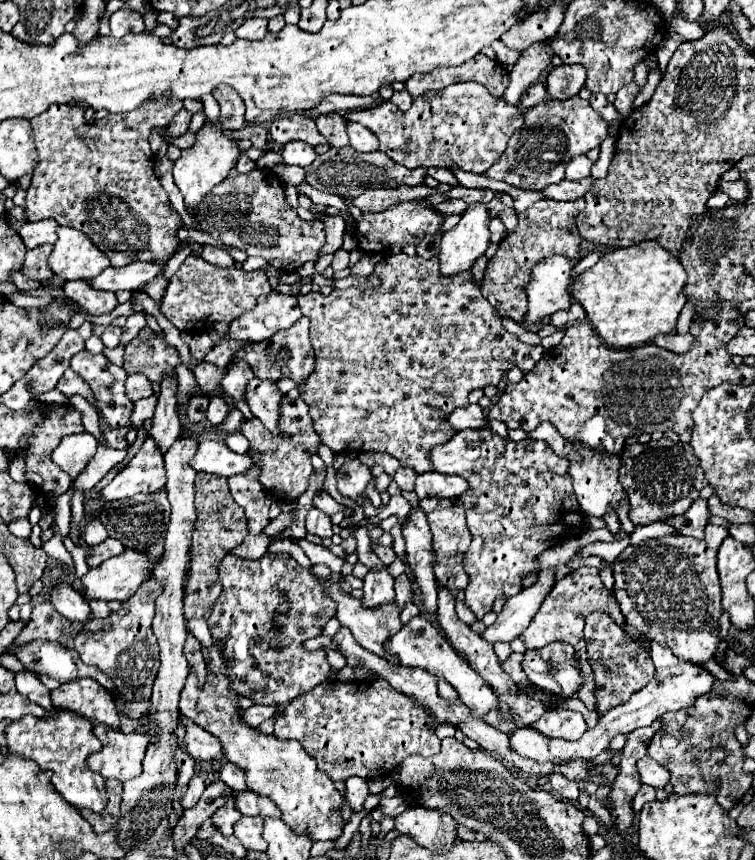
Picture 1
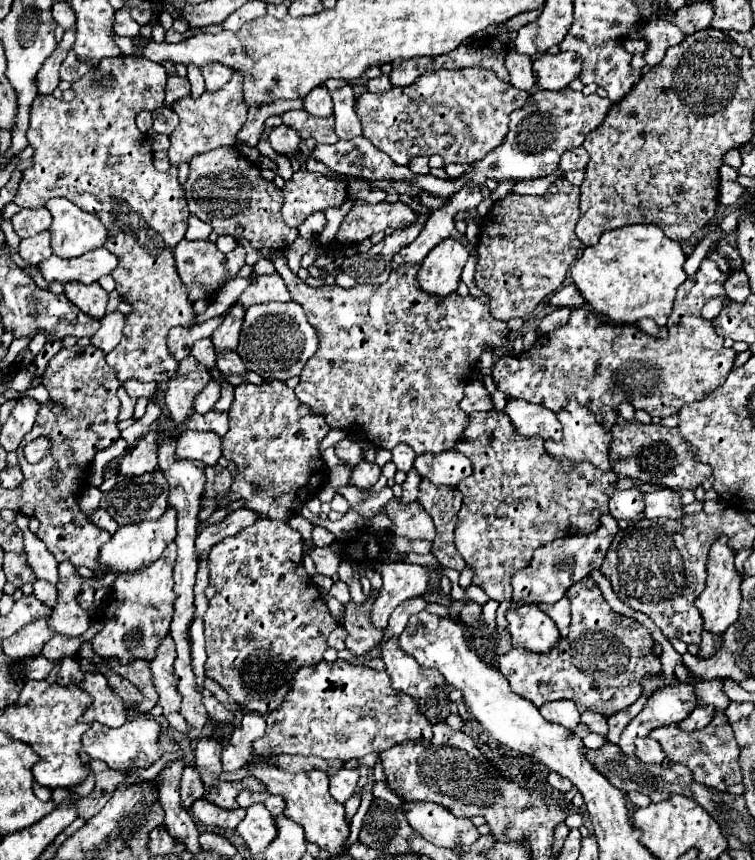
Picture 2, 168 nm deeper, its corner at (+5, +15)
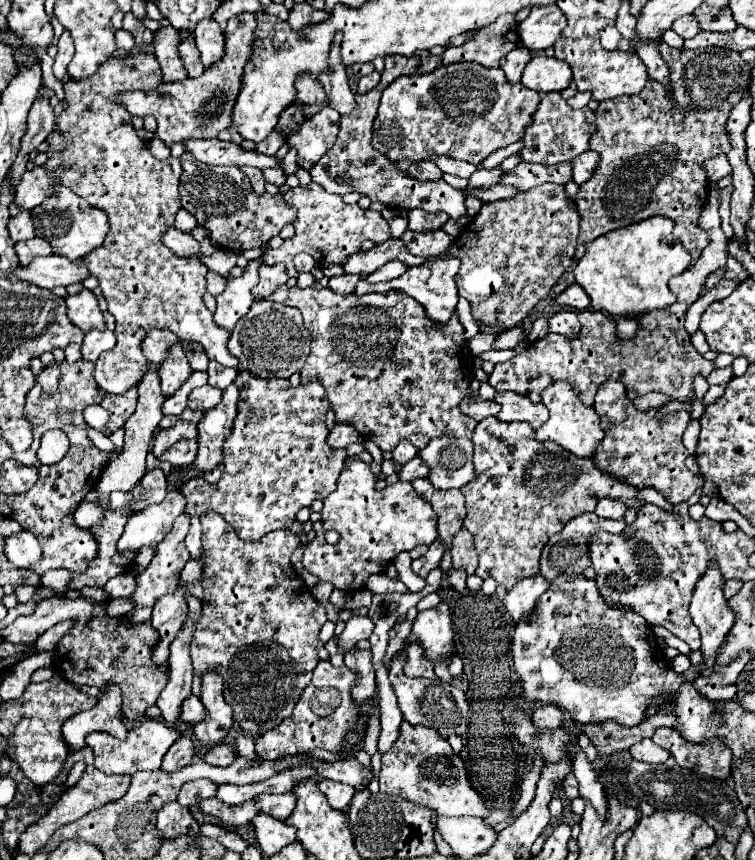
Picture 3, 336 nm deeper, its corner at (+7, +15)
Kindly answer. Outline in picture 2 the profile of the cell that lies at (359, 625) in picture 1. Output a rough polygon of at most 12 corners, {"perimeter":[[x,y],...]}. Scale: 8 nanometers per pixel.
{"perimeter":[[382,643],[394,689],[418,701],[430,723],[450,715],[450,687],[434,669],[422,669],[400,649]]}

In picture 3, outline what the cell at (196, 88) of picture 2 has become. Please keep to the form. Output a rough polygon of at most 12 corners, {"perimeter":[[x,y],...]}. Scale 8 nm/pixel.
{"perimeter":[[180,31],[180,61],[192,79],[204,73],[192,33]]}

